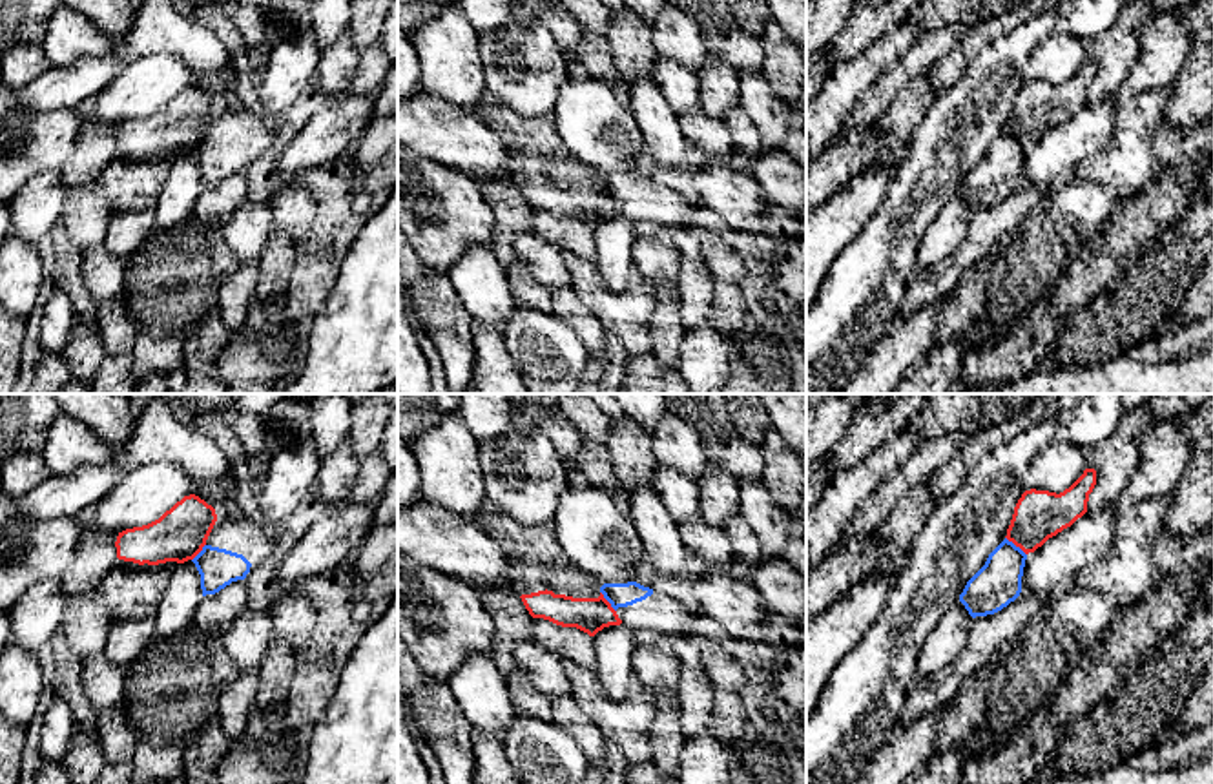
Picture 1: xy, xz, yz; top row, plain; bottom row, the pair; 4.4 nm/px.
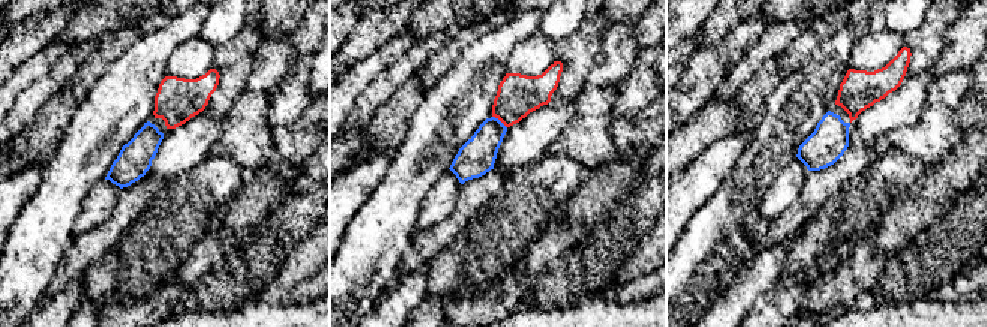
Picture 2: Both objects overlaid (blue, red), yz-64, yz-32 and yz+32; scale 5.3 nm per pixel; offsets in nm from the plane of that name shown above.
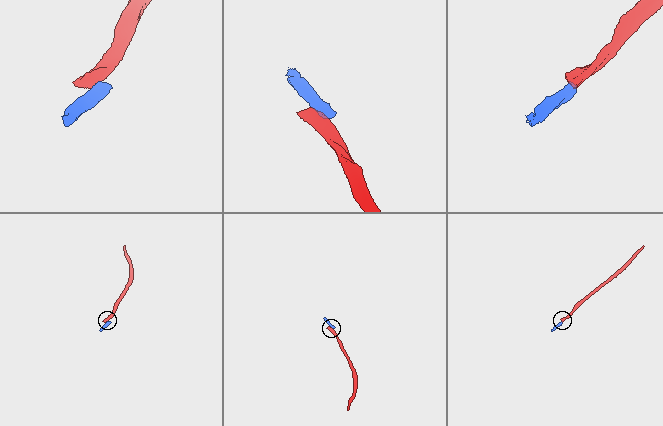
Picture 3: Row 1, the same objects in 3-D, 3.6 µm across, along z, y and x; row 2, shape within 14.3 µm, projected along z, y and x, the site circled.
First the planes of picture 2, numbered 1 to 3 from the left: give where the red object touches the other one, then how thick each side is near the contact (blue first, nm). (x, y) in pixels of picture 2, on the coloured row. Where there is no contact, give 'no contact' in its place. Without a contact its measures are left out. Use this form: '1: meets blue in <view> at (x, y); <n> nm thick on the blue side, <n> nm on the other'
1: no contact
2: meets blue in yz-32 at (500, 122); 200 nm thick on the blue side, 220 nm on the other
3: no contact

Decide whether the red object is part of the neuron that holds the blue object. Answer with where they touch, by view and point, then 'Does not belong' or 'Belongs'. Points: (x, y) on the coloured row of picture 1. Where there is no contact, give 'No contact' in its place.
Touches blue at yz (1015, 546). Does not belong

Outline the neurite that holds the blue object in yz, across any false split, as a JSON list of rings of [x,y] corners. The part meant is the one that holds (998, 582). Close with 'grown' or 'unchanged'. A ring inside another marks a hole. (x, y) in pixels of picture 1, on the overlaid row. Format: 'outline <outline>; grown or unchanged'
outline [[[1007,538],[989,554],[959,594],[972,618],[994,614],[1020,596],[1025,560],[1027,554]]]; unchanged

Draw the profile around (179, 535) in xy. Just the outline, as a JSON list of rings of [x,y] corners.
[[[195,494],[184,496],[159,520],[119,532],[117,558],[173,571],[202,551],[215,521],[212,505]]]

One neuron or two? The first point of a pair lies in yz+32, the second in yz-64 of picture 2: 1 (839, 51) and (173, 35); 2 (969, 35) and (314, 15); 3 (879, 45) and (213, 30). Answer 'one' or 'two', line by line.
1: one
2: two
3: two

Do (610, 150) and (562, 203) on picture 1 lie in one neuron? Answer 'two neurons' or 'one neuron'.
two neurons

